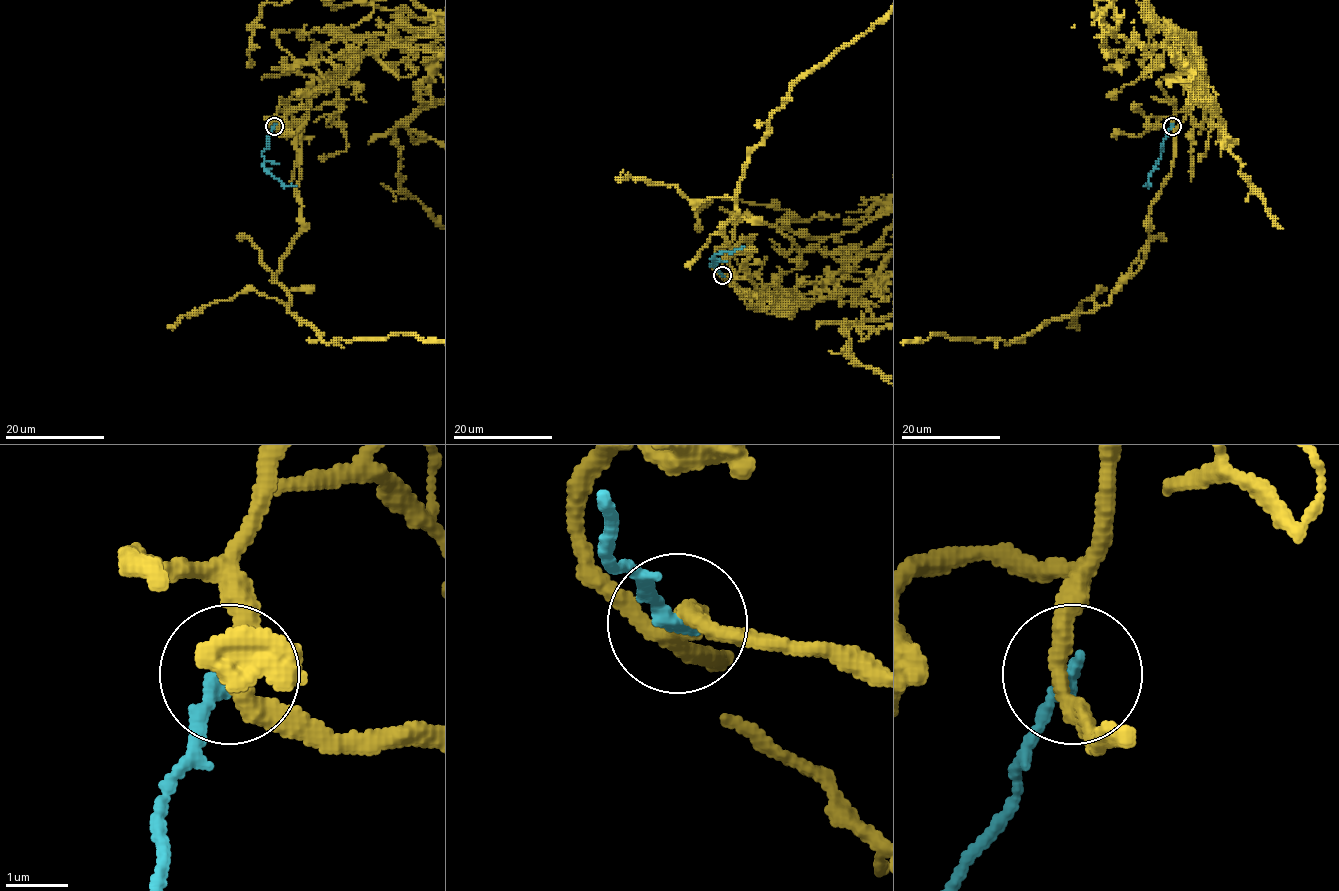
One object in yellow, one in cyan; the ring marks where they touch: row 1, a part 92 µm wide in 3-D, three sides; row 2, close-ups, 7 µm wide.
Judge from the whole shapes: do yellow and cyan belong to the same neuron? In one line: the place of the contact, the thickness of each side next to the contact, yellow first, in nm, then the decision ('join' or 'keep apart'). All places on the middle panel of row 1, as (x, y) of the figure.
(722, 275) | 320/280 nm | keep apart

